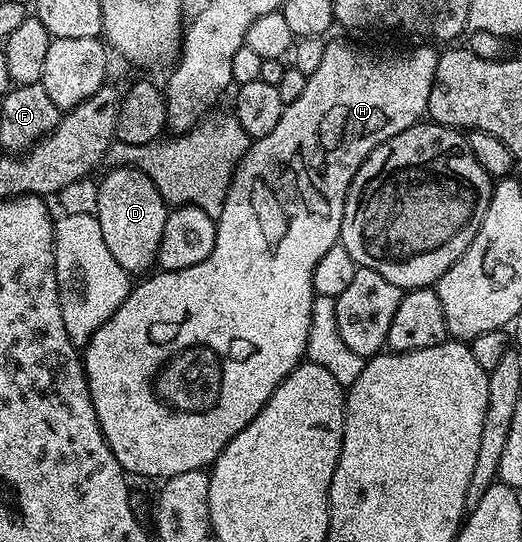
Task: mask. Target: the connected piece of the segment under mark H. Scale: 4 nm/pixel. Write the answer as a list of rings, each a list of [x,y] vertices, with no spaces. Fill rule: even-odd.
[[[329,42],[322,53],[318,69],[314,69],[314,73],[308,76],[306,89],[302,89],[302,97],[285,106],[278,125],[274,125],[270,133],[251,144],[232,174],[232,183],[228,186],[218,216],[216,240],[214,249],[210,249],[210,257],[206,257],[206,261],[198,261],[198,265],[190,265],[190,269],[160,271],[151,279],[144,279],[140,284],[137,282],[131,288],[126,301],[123,301],[117,311],[88,339],[88,343],[82,348],[82,358],[94,413],[100,422],[105,441],[129,476],[145,475],[148,479],[163,481],[178,473],[211,468],[224,446],[242,429],[246,429],[246,425],[250,425],[250,421],[264,408],[266,401],[270,401],[274,389],[278,389],[282,380],[305,358],[314,298],[312,274],[318,261],[322,261],[326,252],[340,242],[346,193],[368,154],[379,143],[390,141],[390,137],[421,122],[428,110],[430,85],[434,85],[434,69],[440,57],[435,46],[416,46],[420,47],[408,47],[405,51],[367,51],[366,48],[355,47],[352,43]]]

